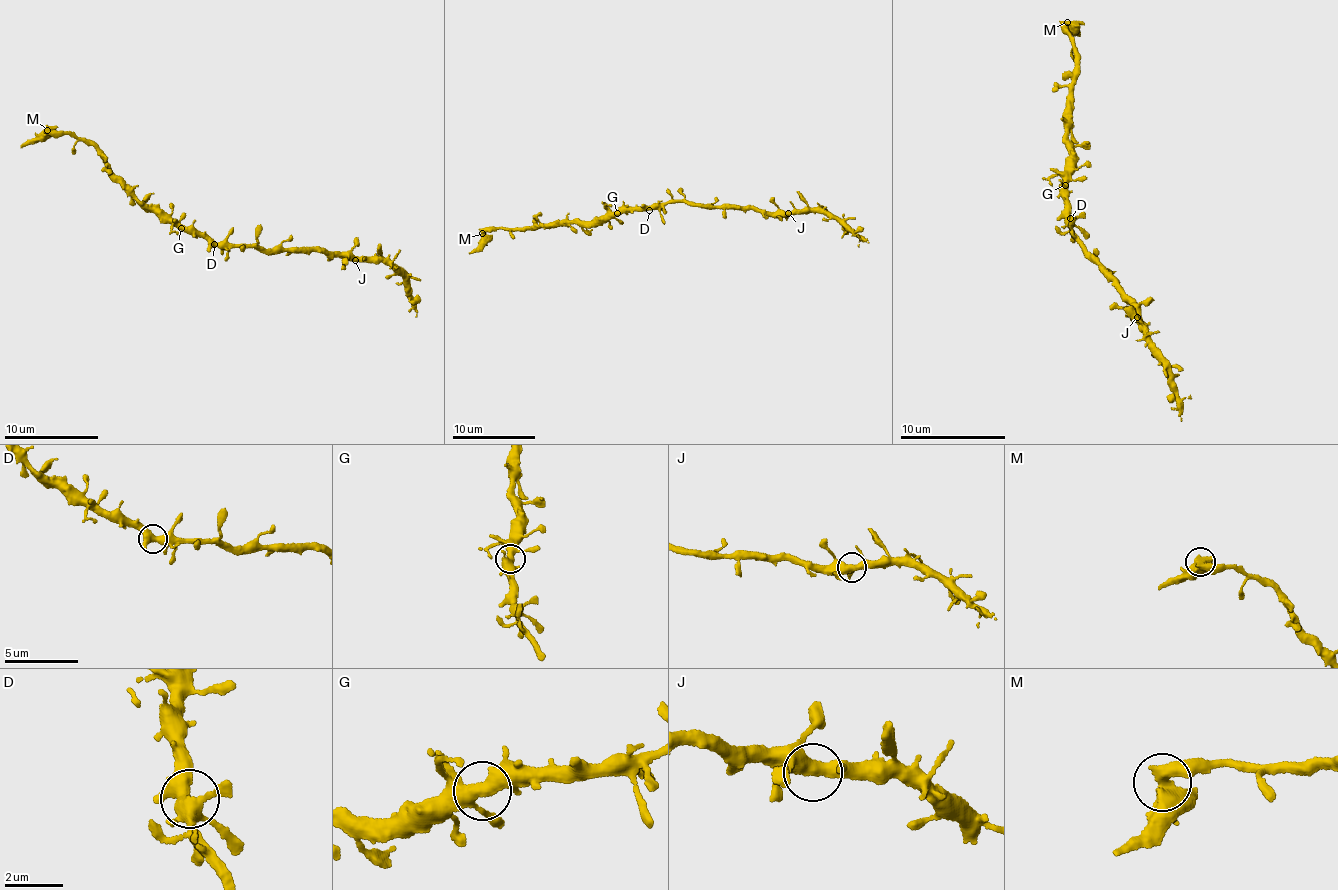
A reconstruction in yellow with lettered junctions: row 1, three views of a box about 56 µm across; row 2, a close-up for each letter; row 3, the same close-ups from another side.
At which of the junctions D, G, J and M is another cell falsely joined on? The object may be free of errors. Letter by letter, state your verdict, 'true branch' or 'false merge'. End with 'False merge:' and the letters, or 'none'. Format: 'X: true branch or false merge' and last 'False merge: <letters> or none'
D: true branch
G: true branch
J: true branch
M: false merge
False merge: M

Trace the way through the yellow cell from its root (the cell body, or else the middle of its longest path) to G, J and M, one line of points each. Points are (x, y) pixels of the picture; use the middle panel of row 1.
G: (660, 204), (617, 213)
J: (660, 204), (685, 200), (698, 206), (748, 205), (763, 212), (788, 213)
M: (660, 204), (601, 217), (591, 223), (563, 219), (547, 226), (536, 223), (526, 229), (502, 227), (483, 233)

